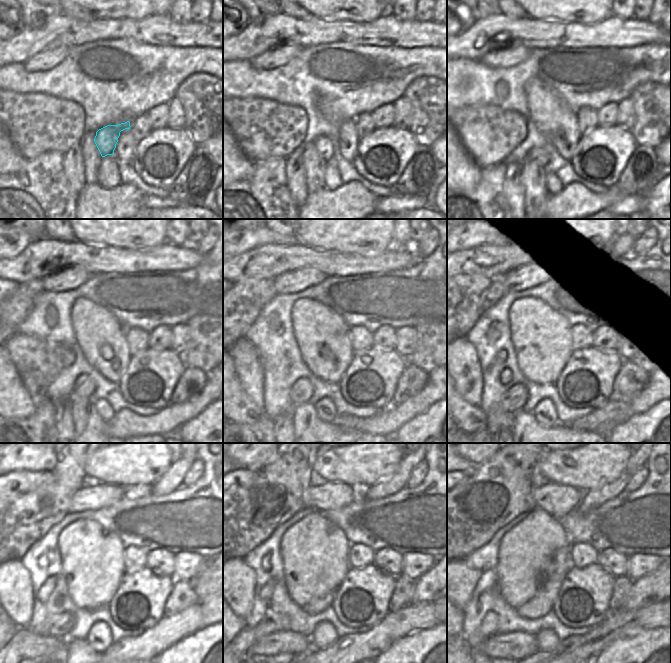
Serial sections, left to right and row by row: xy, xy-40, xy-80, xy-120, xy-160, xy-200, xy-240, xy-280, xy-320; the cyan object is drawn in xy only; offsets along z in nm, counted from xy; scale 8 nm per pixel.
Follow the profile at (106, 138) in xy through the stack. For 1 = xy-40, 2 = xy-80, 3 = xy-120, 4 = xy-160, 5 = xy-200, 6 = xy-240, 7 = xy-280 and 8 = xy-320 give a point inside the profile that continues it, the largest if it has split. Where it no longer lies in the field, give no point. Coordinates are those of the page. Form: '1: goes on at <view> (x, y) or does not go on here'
1: goes on at xy-40 (325, 146)
2: goes on at xy-80 (541, 156)
3: goes on at xy-120 (84, 386)
4: goes on at xy-160 (301, 391)
5: goes on at xy-200 (514, 399)
6: goes on at xy-240 (60, 625)
7: goes on at xy-280 (272, 622)
8: goes on at xy-320 (488, 627)

